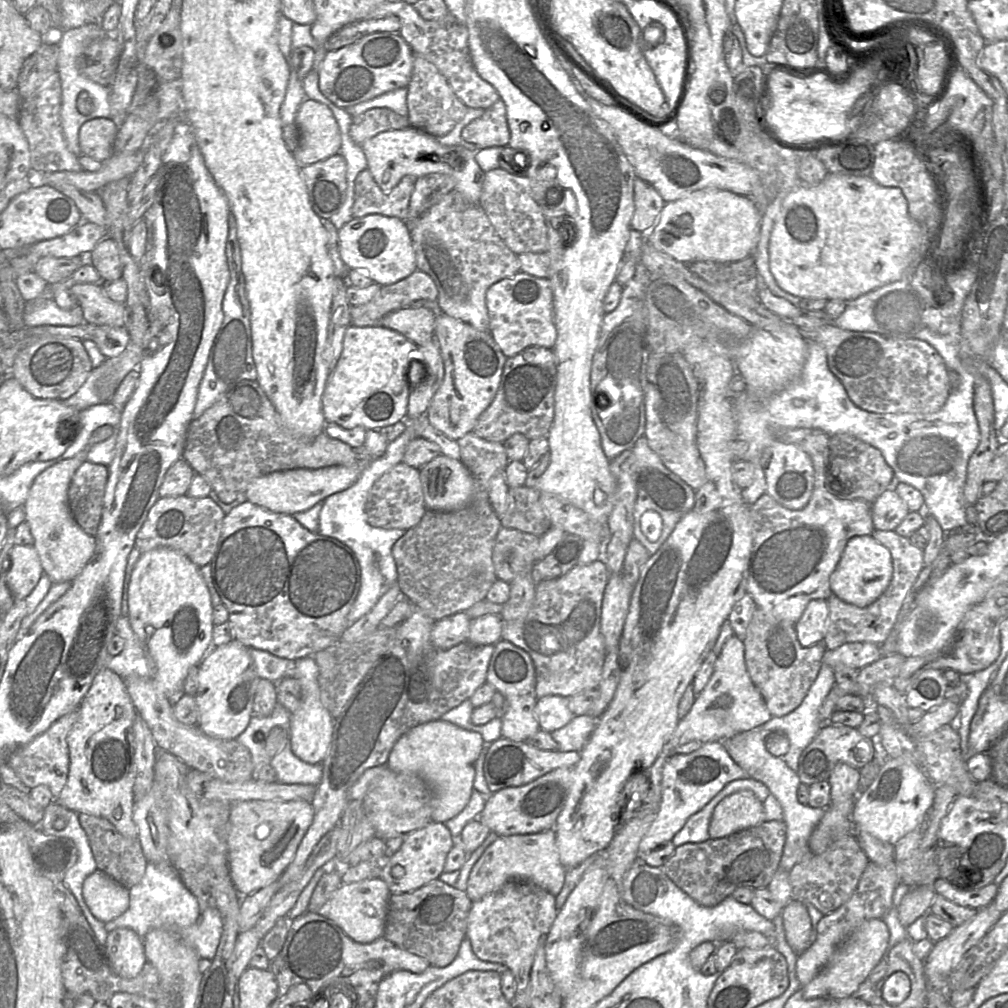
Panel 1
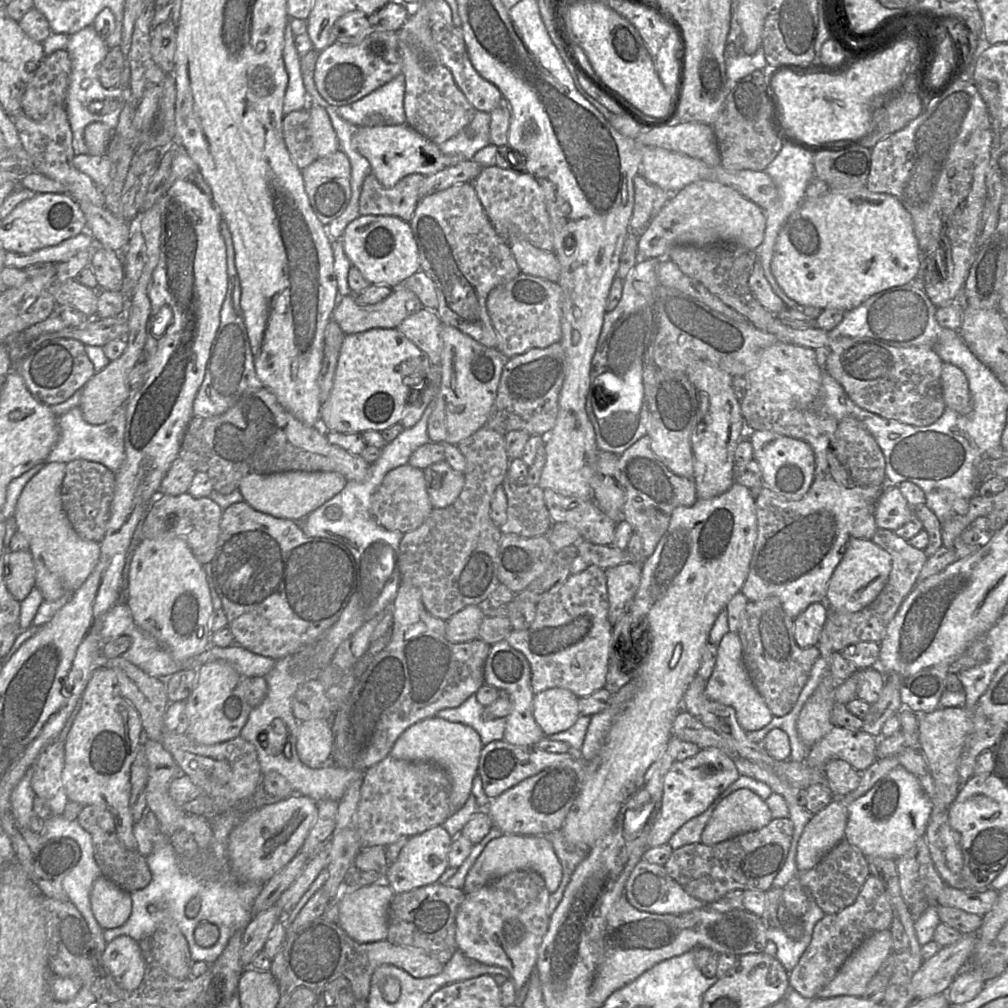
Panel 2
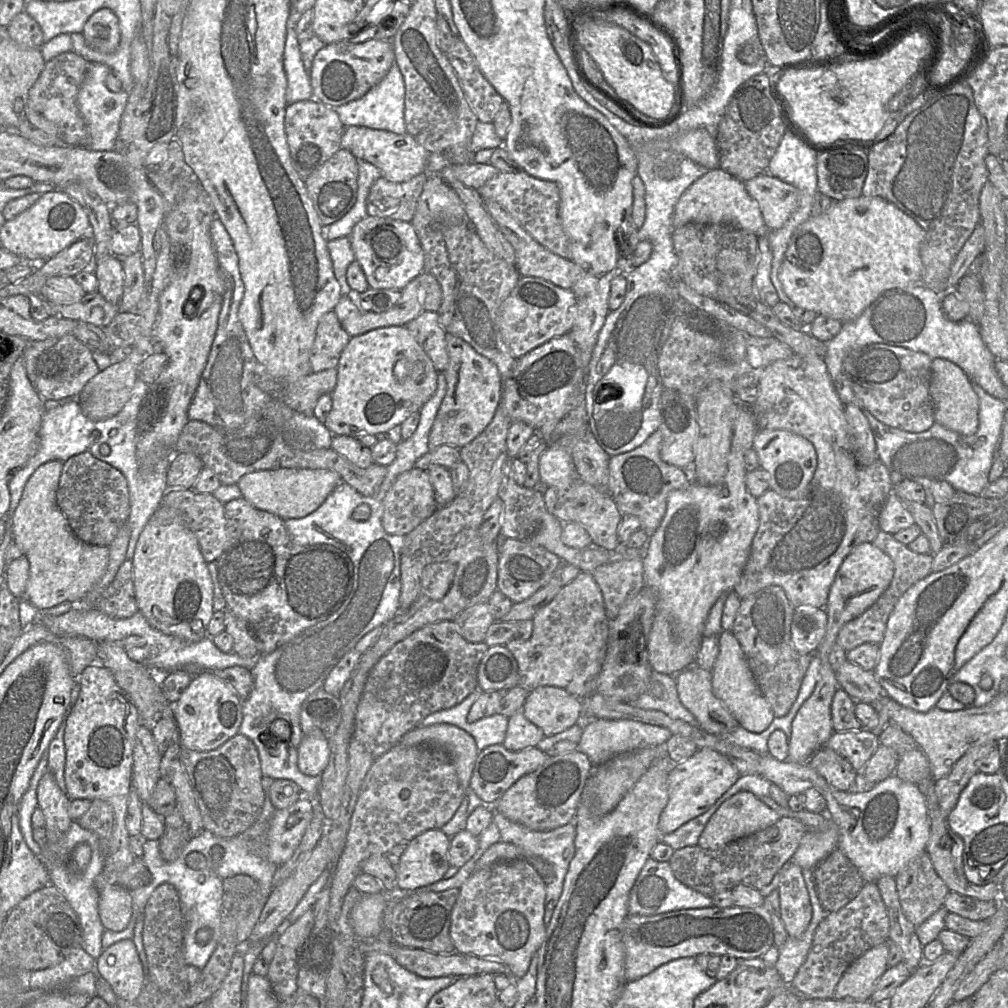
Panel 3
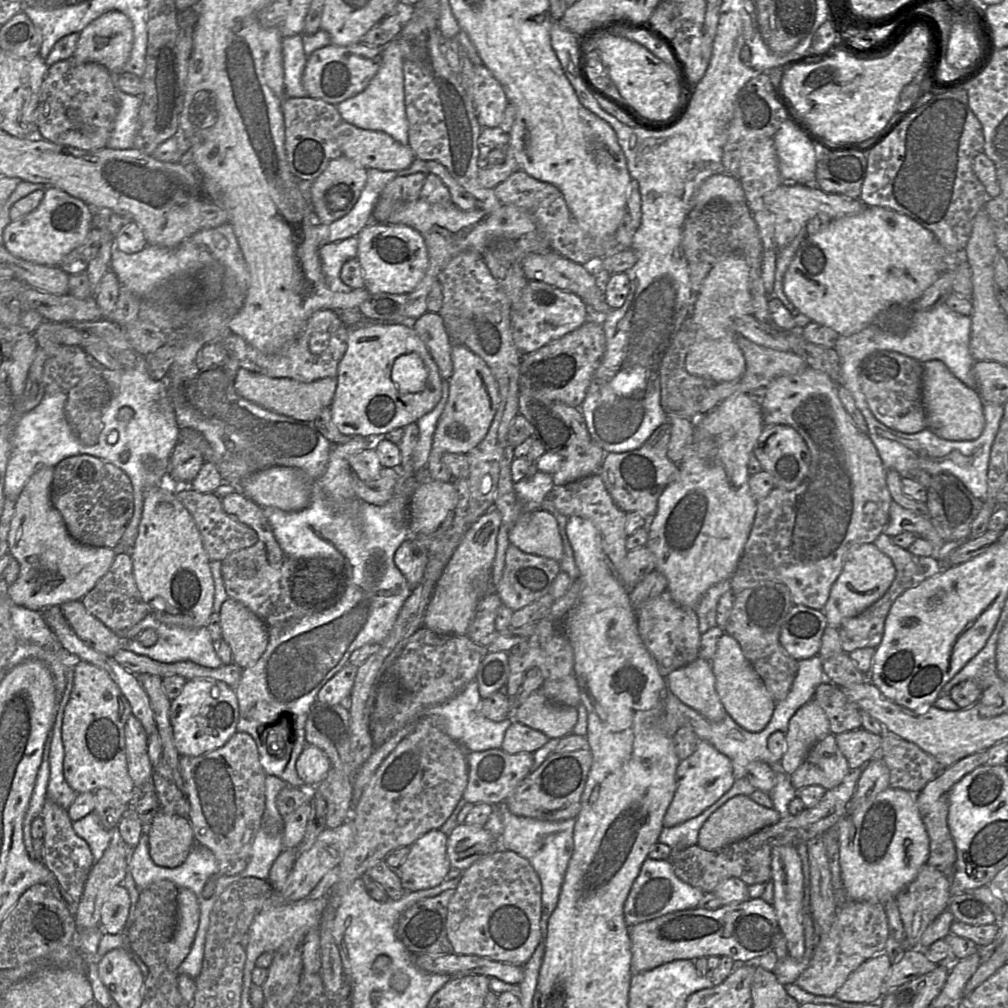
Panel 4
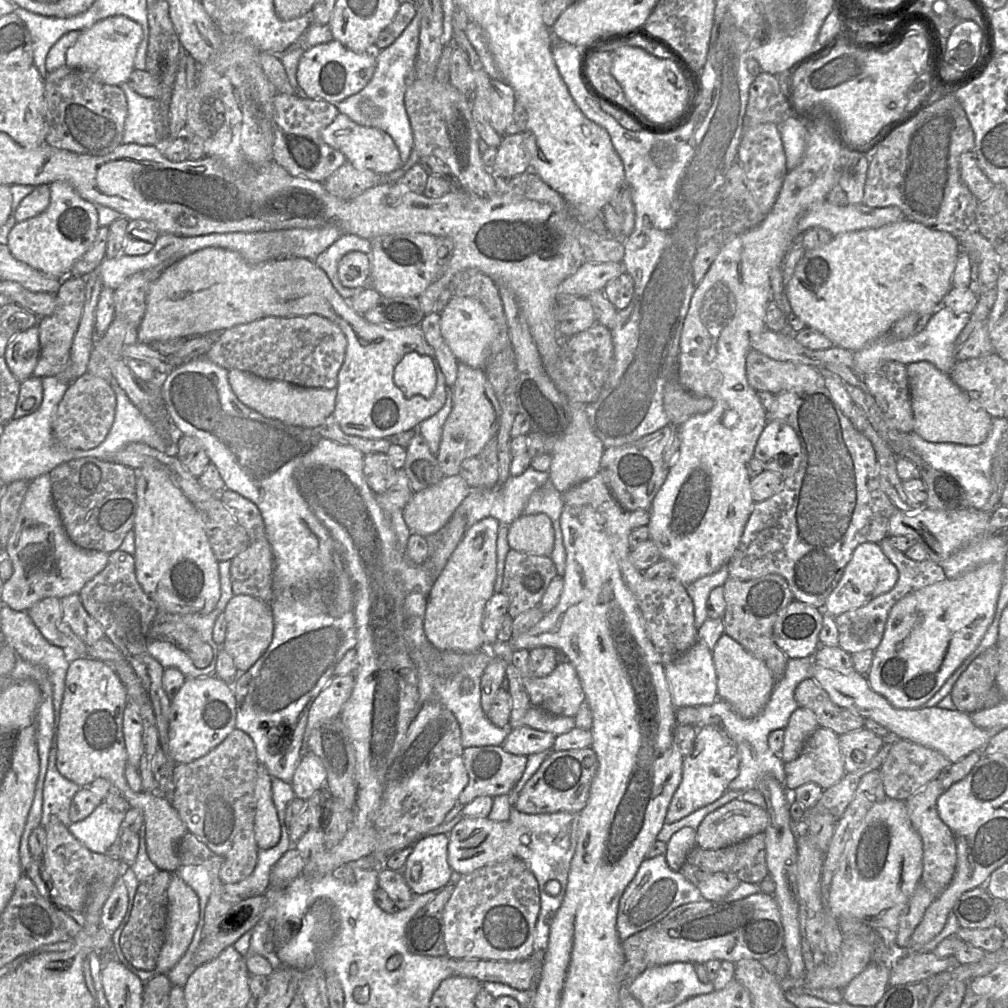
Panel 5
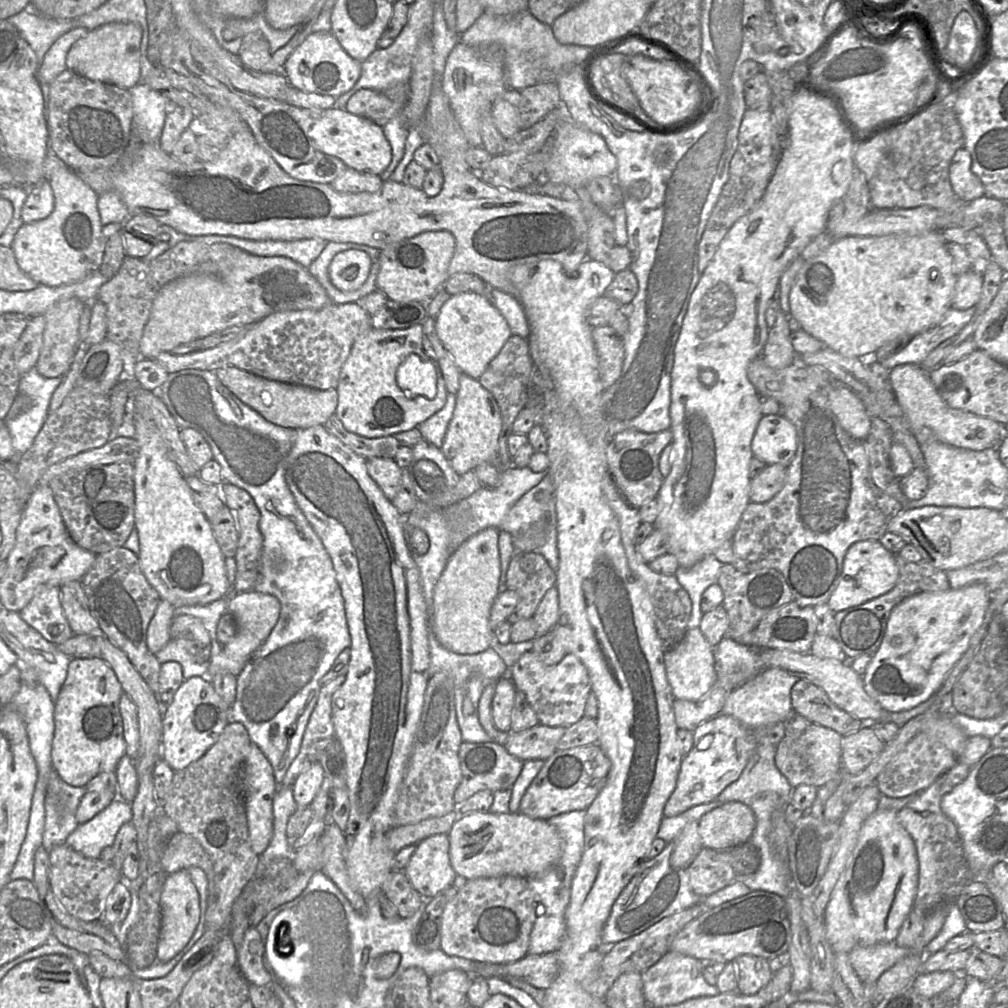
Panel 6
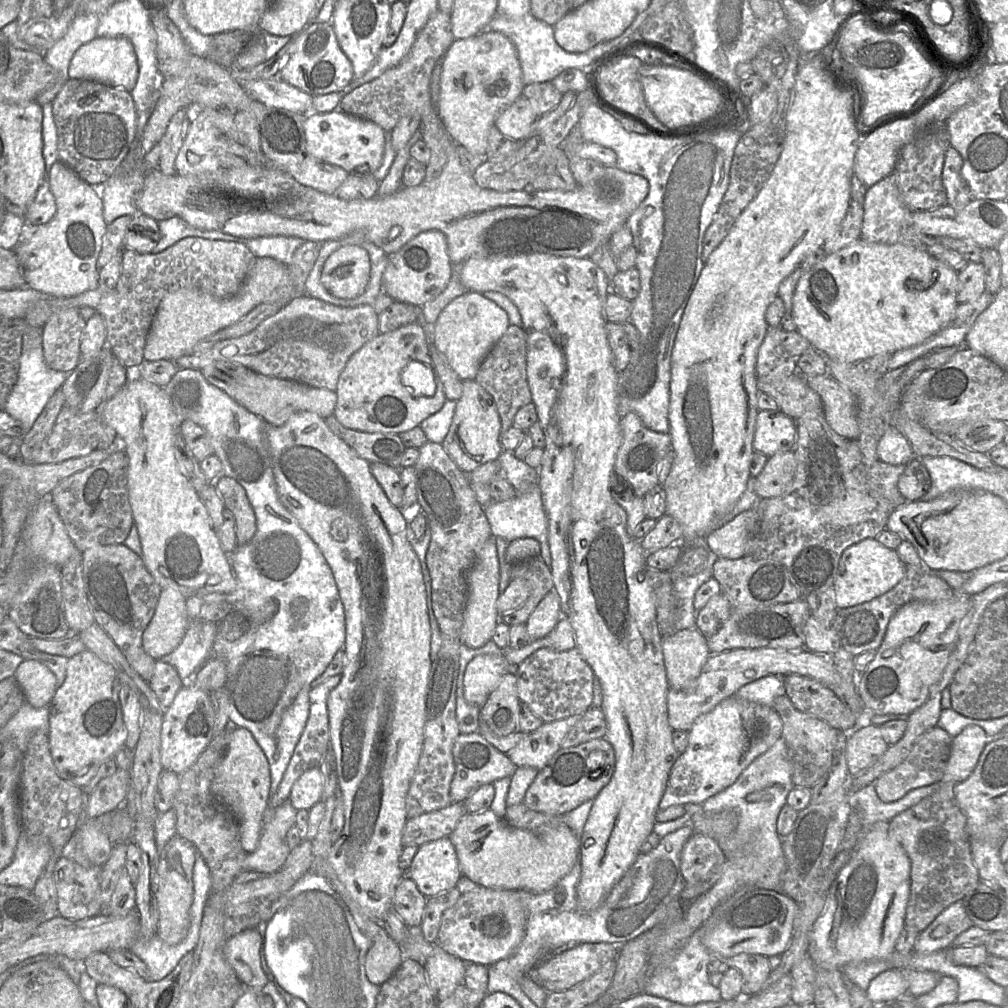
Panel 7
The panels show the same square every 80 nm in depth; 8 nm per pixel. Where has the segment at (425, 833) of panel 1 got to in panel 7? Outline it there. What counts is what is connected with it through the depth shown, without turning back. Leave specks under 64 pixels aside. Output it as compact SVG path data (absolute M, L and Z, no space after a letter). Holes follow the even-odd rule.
M443 837L421 845L406 874L427 898L456 887L462 873L450 838Z

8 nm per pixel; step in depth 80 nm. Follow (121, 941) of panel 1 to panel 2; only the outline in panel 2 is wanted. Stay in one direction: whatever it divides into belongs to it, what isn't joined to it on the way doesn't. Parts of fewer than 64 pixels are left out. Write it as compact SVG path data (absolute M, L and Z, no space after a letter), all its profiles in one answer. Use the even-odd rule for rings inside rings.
M127 935L118 936L106 943L101 957L105 968L122 989L132 991L140 985L147 961L139 942Z

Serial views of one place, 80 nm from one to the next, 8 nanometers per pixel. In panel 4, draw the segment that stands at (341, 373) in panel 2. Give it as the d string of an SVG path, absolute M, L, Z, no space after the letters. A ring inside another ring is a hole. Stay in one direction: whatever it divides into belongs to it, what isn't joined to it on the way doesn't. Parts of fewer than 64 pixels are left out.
M368 320L368 324L348 327L347 349L338 365L337 387L331 404L332 421L341 433L345 435L377 436L395 428L404 428L429 413L441 397L442 377L438 366L427 346L412 326ZM410 353L417 353L421 357L427 368L428 377L424 389L420 392L402 393L392 381L392 366L399 356Z

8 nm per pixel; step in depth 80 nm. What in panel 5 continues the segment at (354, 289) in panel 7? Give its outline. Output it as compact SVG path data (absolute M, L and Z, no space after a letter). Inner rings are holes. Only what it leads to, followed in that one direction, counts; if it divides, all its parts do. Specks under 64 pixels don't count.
M349 252L339 262L338 275L345 287L366 286L369 283L370 273L370 256L364 252Z

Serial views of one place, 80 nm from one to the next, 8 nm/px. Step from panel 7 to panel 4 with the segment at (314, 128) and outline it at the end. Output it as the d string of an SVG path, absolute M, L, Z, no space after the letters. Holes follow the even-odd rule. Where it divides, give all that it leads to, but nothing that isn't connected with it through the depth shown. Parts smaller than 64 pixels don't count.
M342 121L336 128L335 138L343 155L366 169L401 171L410 167L416 159L409 145L401 144L389 134L382 131L361 129L345 121Z

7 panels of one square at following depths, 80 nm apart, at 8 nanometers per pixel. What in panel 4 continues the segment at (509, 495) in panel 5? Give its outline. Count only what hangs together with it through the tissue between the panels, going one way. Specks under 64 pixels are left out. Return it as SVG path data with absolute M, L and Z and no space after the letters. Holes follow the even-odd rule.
M540 471L514 483L516 496L525 510L539 509L553 487L552 476Z

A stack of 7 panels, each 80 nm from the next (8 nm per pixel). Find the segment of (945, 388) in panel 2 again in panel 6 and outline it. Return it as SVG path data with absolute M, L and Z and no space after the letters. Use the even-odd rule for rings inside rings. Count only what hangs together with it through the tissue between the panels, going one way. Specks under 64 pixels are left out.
M903 364L890 372L889 382L912 429L930 428L941 443L982 451L997 445L1004 437L1004 425L987 417L949 407L933 385L929 370L918 364Z

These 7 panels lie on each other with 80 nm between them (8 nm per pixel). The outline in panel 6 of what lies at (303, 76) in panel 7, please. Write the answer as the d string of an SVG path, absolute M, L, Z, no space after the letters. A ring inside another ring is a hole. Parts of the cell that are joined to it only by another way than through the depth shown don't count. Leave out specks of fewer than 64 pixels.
M330 31L312 32L290 55L281 73L291 86L301 91L339 97L355 86L361 69L362 63L349 56Z

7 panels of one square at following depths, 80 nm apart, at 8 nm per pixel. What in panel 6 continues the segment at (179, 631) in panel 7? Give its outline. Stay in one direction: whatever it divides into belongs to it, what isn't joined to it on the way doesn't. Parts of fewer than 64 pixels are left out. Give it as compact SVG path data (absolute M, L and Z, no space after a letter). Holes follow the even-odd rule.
M160 599L147 628L146 643L152 654L160 651L171 639L169 629L174 608L167 600Z

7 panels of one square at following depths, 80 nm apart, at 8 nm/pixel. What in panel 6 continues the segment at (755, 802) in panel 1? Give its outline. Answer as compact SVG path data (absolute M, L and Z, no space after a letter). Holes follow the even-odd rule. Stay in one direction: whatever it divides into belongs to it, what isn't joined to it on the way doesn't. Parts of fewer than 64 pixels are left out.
M733 801L705 813L698 820L698 833L703 847L723 850L748 841L755 825L751 808Z

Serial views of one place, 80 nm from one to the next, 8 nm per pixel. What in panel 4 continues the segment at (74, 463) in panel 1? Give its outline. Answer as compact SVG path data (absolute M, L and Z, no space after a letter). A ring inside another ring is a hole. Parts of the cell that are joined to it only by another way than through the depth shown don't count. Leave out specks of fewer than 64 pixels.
M46 466L29 478L16 500L8 535L8 553L18 561L20 571L16 581L8 586L7 597L14 605L41 612L68 601L81 601L115 557L111 548L86 546L70 536L51 501L53 474L54 467Z

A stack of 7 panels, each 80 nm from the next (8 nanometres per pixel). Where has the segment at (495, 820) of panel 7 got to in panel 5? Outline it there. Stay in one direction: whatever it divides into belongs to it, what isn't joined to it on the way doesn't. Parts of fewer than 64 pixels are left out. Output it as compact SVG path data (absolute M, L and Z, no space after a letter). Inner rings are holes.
M463 817L448 834L448 863L453 871L462 875L488 864L515 857L517 847L521 845L517 828L509 821L492 821L488 817Z

